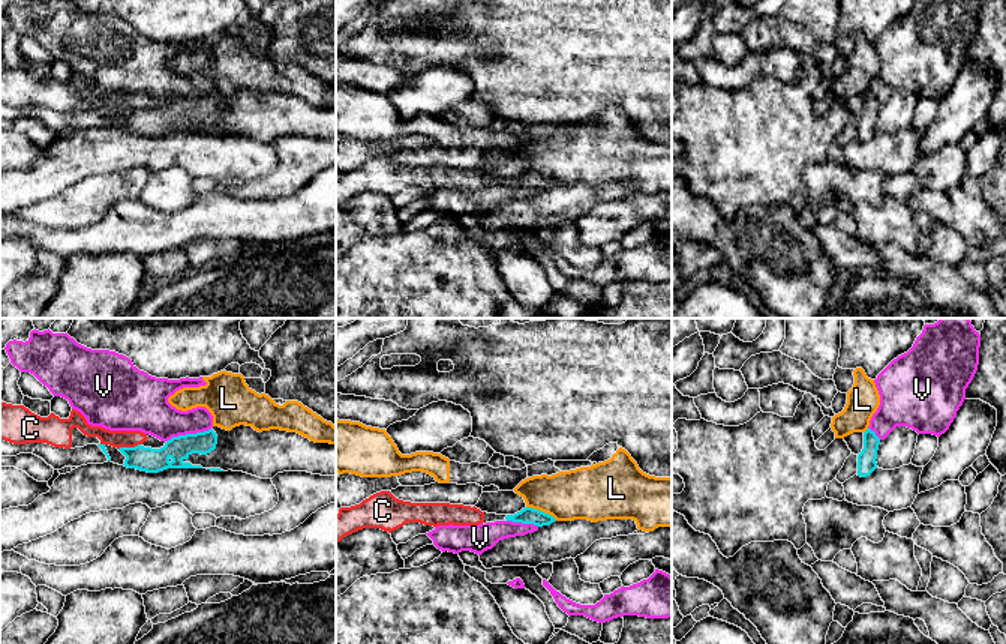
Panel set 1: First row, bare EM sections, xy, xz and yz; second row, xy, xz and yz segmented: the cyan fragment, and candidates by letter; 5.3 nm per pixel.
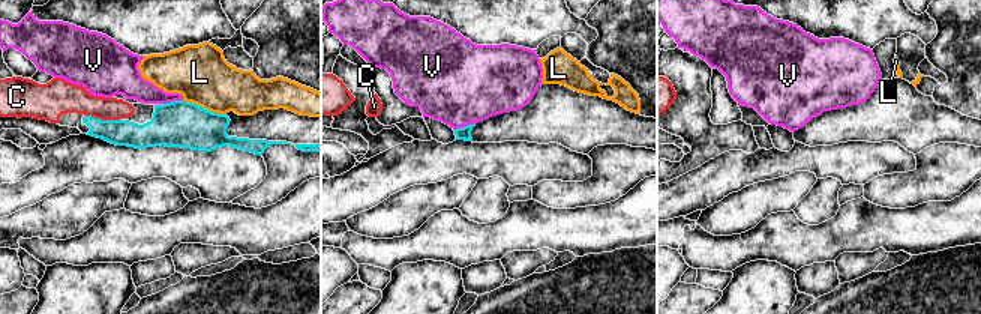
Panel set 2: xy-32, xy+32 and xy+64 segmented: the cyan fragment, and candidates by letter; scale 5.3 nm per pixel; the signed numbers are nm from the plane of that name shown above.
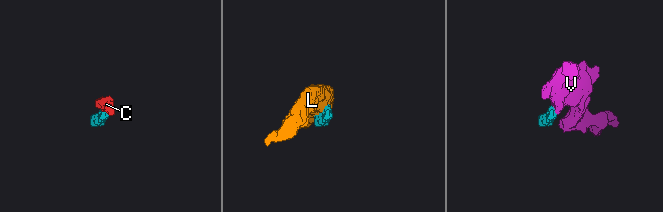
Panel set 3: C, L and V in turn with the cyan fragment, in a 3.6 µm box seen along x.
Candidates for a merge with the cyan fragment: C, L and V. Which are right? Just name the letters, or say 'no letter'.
C

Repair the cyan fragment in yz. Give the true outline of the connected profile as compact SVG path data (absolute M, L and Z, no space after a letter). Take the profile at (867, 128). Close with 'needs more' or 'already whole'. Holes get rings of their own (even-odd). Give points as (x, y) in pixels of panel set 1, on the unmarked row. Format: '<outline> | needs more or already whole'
M870 92L864 96L864 113L858 119L858 140L867 141L877 132L880 102Z | already whole

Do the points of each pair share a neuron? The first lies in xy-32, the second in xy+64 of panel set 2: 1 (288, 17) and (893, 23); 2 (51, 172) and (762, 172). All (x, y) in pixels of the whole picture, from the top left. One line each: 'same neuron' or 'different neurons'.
1: different neurons
2: same neuron

